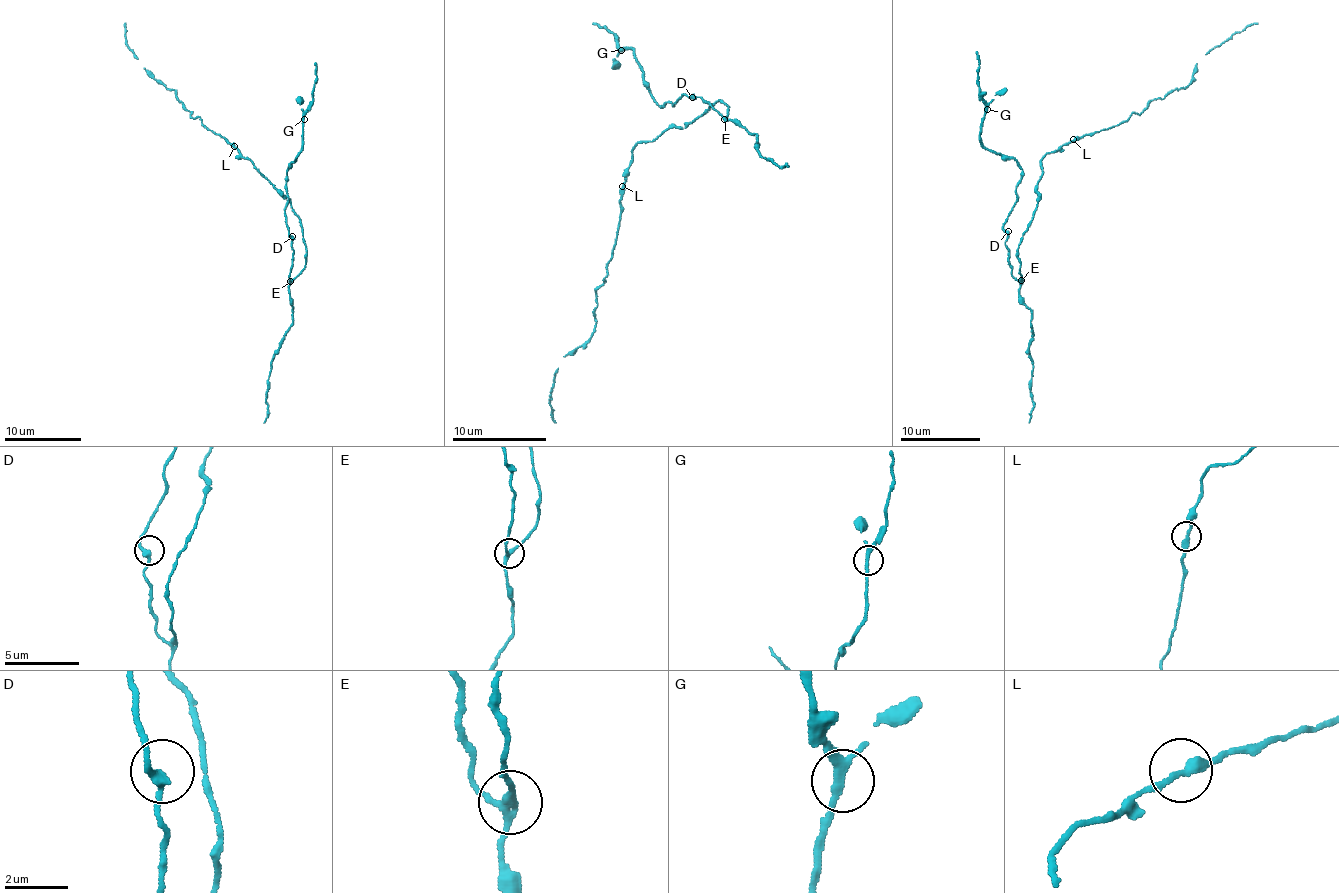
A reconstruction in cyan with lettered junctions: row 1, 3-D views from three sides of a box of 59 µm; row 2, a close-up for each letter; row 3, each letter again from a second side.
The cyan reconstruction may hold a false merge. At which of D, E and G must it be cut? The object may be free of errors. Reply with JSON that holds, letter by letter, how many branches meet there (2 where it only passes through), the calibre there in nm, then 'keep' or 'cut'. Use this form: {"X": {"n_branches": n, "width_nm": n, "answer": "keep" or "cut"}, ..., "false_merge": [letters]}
{"D": {"n_branches": 2, "width_nm": 240, "answer": "keep"}, "E": {"n_branches": 3, "width_nm": 200, "answer": "keep"}, "G": {"n_branches": 3, "width_nm": 220, "answer": "keep"}, "false_merge": []}

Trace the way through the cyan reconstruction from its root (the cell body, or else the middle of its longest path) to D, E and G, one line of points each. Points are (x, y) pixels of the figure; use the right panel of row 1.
D: (1034, 210), (1031, 225), (1017, 247), (1019, 278), (1010, 274), (1011, 264), (1005, 245), (1008, 231)
E: (1034, 210), (1031, 225), (1017, 247), (1020, 280)
G: (1034, 210), (1017, 247), (1016, 278), (1003, 223), (1016, 203), (1021, 167), (981, 143), (987, 109)

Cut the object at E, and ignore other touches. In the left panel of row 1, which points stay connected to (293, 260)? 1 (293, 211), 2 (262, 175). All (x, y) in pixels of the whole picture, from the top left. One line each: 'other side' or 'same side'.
1: other side
2: other side

